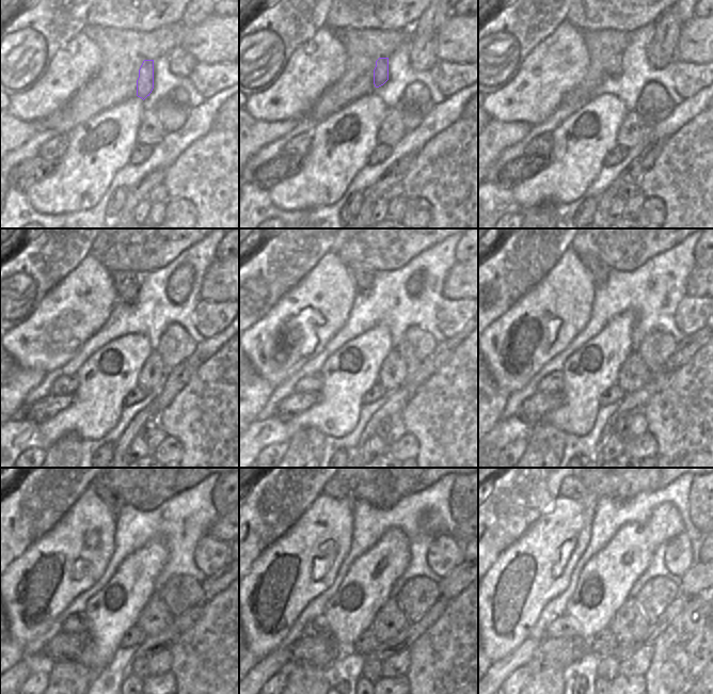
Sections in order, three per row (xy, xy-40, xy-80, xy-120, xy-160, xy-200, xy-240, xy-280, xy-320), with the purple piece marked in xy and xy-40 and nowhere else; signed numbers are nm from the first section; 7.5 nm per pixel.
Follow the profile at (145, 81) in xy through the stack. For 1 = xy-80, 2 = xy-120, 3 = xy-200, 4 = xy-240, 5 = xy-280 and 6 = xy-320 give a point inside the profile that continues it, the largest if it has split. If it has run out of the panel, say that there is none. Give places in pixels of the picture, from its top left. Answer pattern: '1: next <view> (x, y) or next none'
1: next xy-80 (615, 63)
2: next xy-120 (127, 286)
3: next xy-200 (599, 272)
4: next xy-240 (112, 500)
5: next xy-280 (335, 489)
6: next xy-320 (574, 489)

